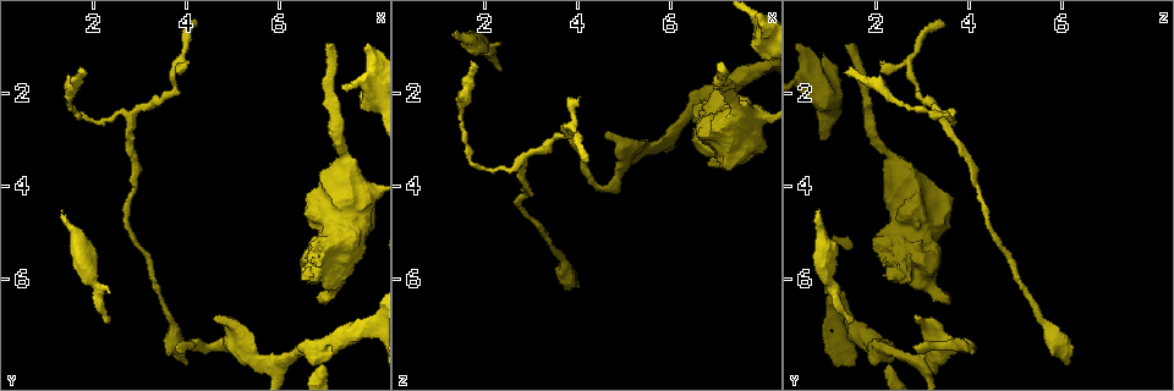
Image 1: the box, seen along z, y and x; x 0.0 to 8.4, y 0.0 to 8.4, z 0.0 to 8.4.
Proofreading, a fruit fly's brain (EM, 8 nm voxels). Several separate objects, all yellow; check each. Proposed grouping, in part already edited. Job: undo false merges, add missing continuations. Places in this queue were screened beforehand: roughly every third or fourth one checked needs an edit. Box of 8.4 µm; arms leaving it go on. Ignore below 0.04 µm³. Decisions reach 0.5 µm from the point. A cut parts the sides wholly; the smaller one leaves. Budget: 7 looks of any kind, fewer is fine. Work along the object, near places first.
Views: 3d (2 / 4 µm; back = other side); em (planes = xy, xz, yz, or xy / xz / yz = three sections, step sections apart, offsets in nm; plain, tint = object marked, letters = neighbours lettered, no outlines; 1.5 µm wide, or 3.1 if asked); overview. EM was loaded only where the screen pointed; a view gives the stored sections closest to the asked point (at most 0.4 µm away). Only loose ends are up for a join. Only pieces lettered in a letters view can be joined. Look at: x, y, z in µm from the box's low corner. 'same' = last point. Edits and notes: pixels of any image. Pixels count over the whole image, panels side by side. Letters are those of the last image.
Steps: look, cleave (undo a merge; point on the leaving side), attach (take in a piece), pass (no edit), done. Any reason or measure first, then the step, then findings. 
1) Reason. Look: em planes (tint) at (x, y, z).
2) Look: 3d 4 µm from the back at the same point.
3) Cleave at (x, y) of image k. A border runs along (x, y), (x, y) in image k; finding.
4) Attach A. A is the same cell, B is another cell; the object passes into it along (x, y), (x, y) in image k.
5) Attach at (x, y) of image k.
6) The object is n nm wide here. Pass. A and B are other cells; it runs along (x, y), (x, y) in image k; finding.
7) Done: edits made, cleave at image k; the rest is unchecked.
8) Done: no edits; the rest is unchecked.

Arms part here. Look: 3d 4 µm at (6.80, 7.60, 2.15).

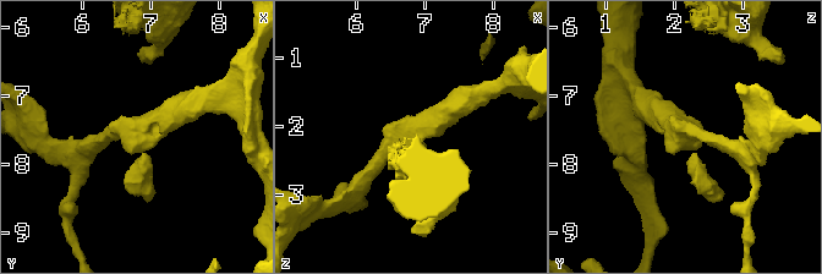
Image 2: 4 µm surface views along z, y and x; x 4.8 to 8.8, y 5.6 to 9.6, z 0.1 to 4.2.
3 arms meet here; the arms are 200, 280, 380 nm wide; now the EM. Look: em planes (letters) at (6.85, 7.55, 2.10).

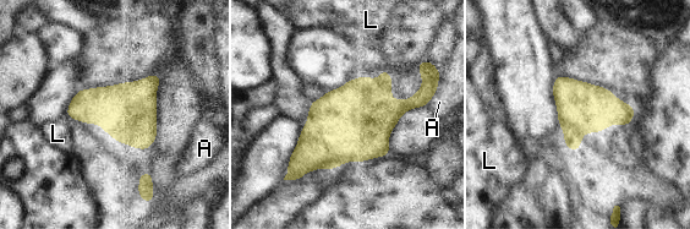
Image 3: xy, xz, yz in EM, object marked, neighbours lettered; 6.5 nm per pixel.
The object is 380 nm wide here. Pass. A and L are other cells; a border runs along (441, 71), (437, 92), (428, 103) in image 3; continuous, no second neuron.

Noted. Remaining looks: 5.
An open end. Look: em yz step 4 (tint) at (1.30, 4.60, 0.80).

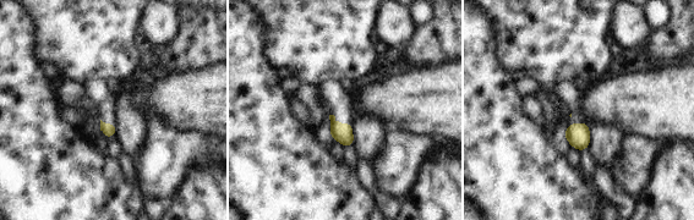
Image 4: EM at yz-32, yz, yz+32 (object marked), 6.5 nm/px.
What lies round it. Look: em yz step 4 (letters) at the same point.

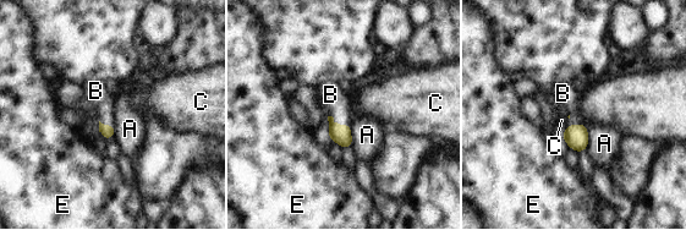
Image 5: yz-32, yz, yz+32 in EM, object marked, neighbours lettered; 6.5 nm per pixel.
Attach B. B is the same cell, A, C and E are other cells; the object passes into it along (341, 135), (339, 125), (330, 94) in image 5; the neuron continues.

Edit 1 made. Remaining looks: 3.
Thin end. Look: 3d 4 µm at (1.65, 1.50, 1.30).

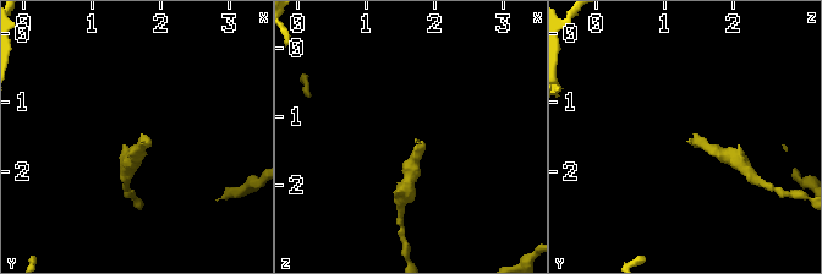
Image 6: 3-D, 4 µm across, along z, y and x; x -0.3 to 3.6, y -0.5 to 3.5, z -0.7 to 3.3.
Look: em planes (plain) at (1.75, 1.55, 1.30).

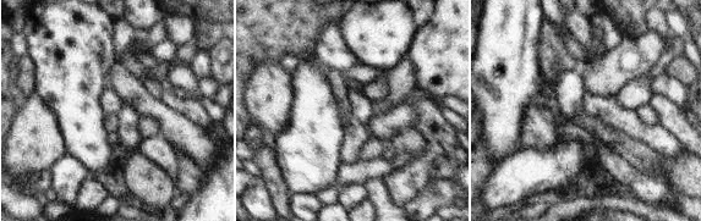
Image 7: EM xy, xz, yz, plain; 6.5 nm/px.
See the neighbours. Look: em planes (letters) at the same point.

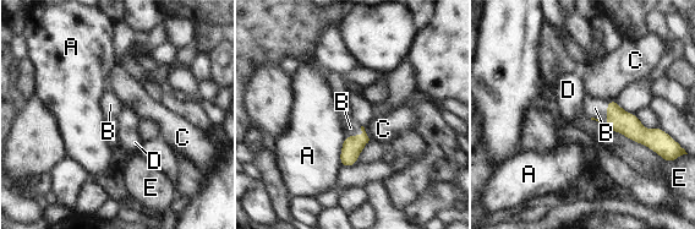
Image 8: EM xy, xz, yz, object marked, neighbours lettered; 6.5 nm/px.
Attach B. B is the same cell, A, C, D and E are other cells; it goes on there.

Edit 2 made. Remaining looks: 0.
Done: edits made, attach at image 5, attach at image 8; the rest is unchecked.

